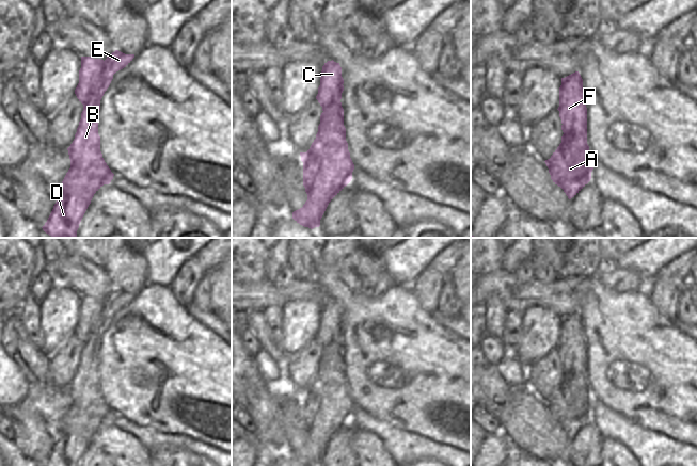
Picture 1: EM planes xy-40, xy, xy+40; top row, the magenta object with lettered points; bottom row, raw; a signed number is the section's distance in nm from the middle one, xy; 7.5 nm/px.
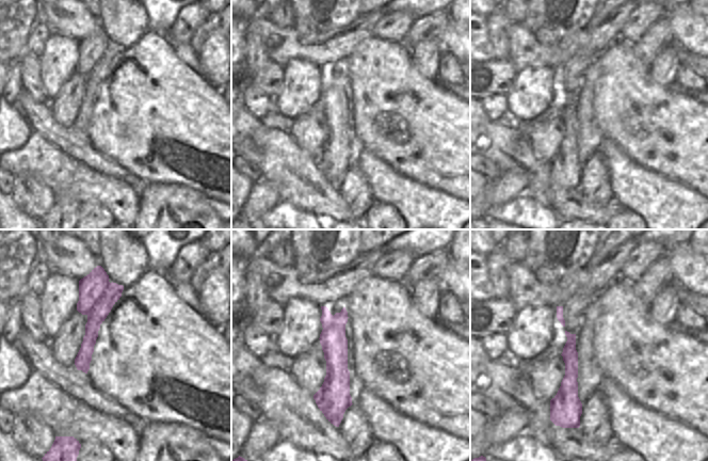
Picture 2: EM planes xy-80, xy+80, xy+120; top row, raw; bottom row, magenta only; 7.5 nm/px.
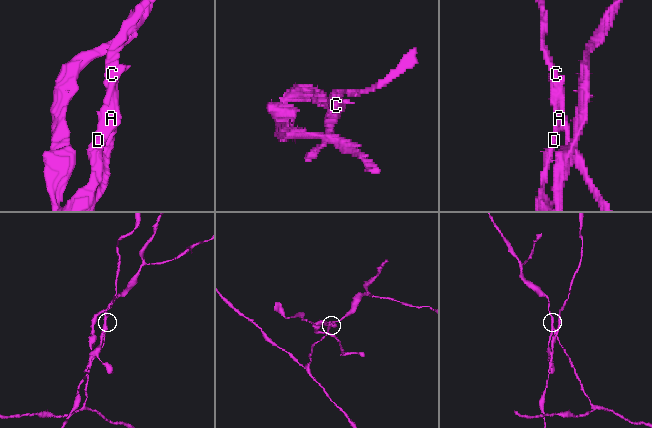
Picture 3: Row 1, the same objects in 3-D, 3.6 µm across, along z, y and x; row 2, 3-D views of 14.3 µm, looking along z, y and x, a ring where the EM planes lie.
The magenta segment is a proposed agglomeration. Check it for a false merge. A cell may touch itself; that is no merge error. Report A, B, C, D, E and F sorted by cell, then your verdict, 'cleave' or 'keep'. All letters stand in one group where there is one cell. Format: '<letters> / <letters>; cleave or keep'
A B D E / C F; cleave

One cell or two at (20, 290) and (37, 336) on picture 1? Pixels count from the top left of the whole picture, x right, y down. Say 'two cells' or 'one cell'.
two cells

